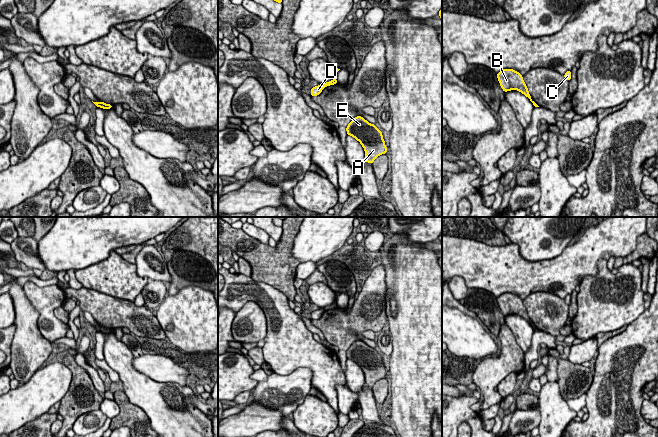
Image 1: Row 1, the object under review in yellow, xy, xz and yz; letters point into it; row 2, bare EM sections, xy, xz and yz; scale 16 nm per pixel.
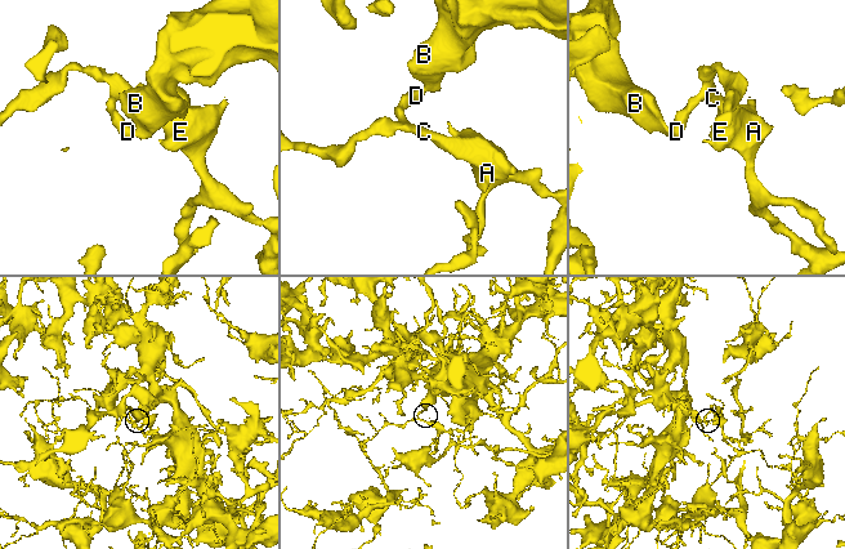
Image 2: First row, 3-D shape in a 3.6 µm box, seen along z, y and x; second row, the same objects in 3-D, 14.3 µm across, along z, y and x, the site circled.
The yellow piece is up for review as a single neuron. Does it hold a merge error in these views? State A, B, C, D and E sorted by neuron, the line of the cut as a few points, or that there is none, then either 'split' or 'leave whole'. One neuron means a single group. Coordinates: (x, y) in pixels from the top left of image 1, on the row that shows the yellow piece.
A C D E / B; cut in xz along (322, 84), (324, 86); split

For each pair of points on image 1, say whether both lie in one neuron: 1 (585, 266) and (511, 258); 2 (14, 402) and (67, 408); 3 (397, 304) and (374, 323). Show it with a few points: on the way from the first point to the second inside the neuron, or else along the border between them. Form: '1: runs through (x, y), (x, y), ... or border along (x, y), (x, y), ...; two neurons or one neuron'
1: runs through (567, 269), (529, 269); one neuron
2: border along (70, 380), (67, 392), (59, 401); two neurons
3: border along (386, 290), (387, 321); two neurons

